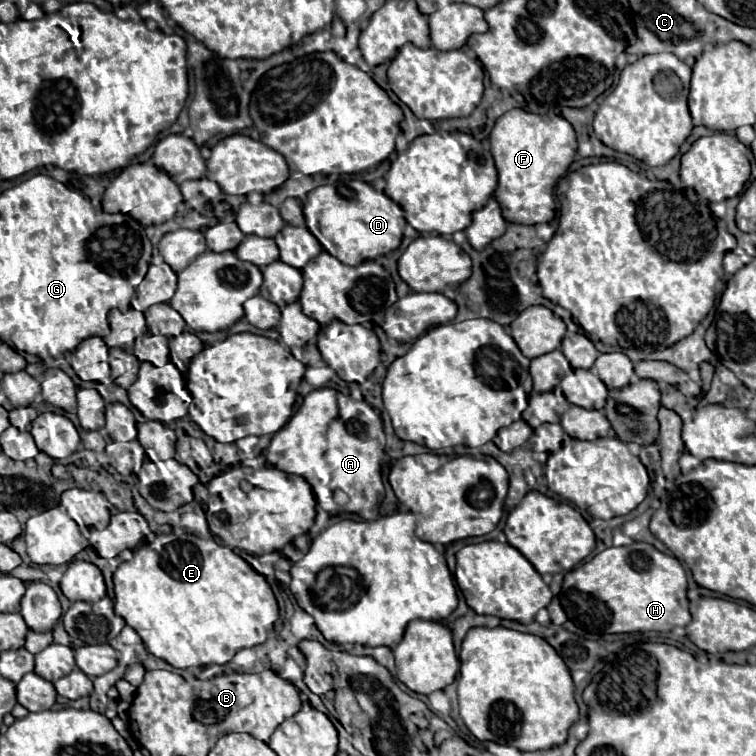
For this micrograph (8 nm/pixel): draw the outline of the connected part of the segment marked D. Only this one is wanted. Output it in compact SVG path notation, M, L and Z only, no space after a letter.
M365 181L313 189L303 203L303 213L309 231L319 239L323 249L345 265L359 265L395 251L401 245L403 227L407 225L403 209Z

